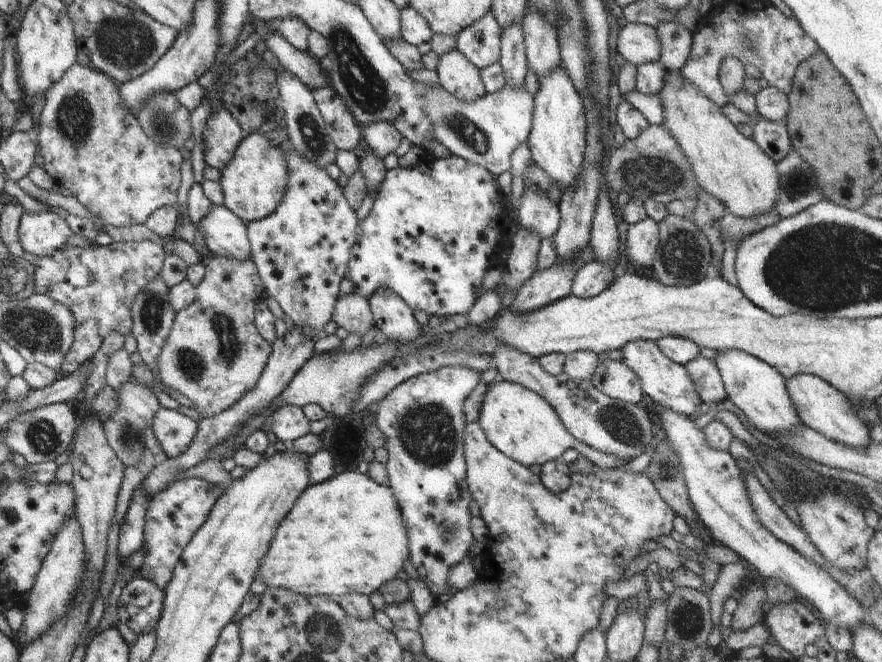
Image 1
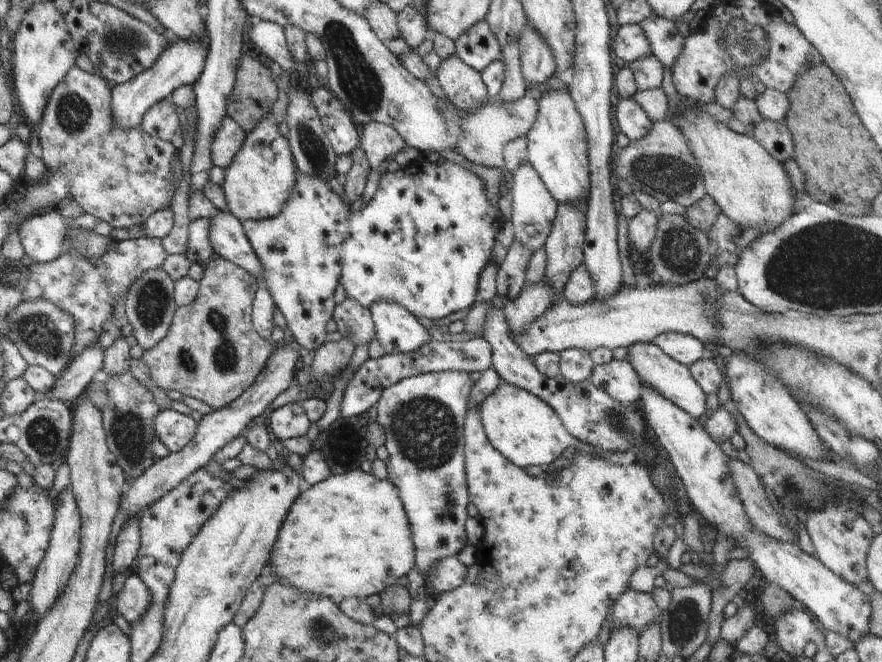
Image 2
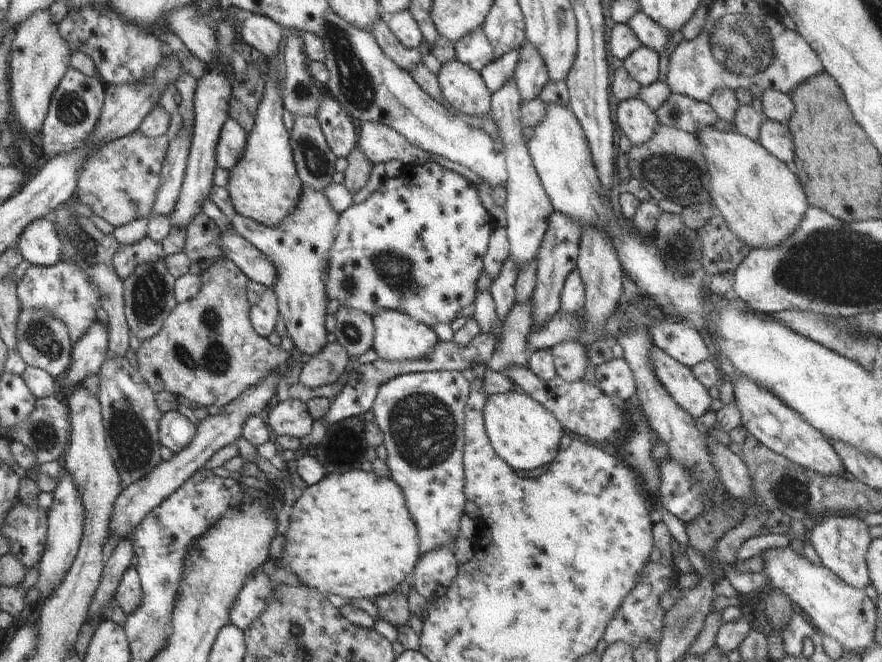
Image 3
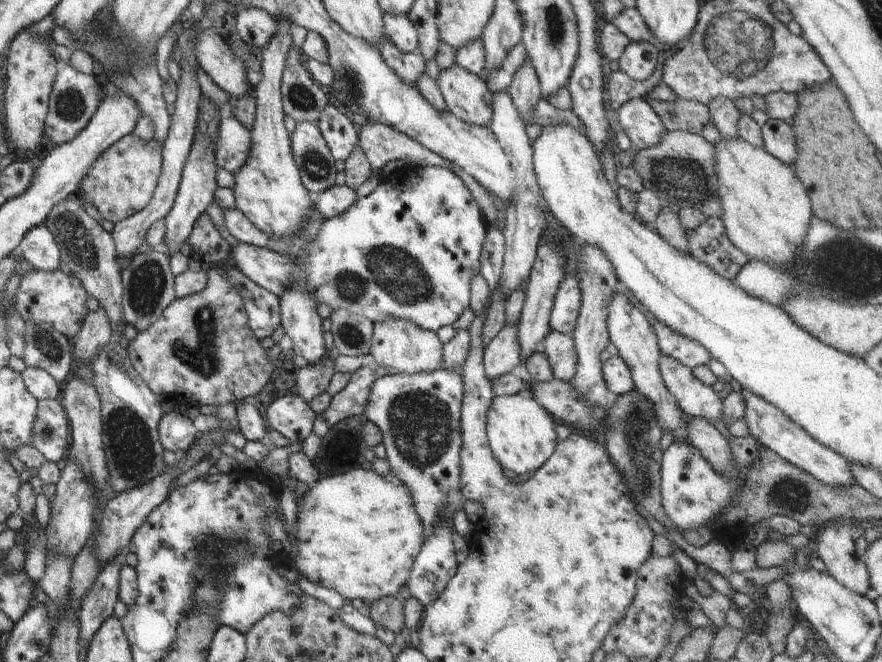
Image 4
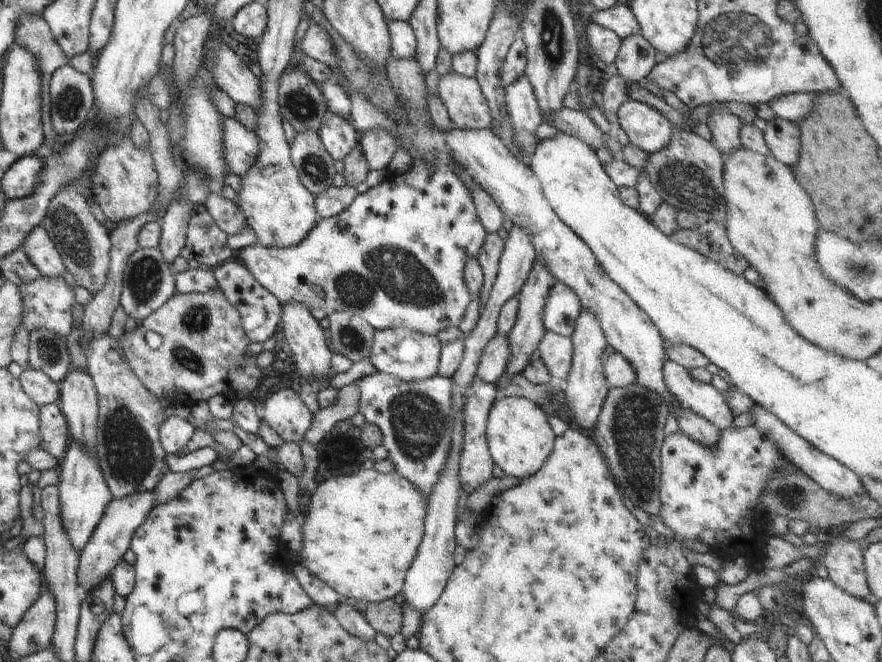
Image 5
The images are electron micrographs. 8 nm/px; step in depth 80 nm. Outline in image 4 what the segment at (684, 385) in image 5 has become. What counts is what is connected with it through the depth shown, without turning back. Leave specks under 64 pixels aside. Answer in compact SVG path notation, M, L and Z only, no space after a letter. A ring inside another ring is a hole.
M660 355L659 371L663 378L663 383L666 388L674 395L676 402L688 418L703 418L708 420L721 420L723 412L723 394L714 392L712 387L705 385L701 380L698 380L692 372L691 368L680 364L674 358L666 355Z

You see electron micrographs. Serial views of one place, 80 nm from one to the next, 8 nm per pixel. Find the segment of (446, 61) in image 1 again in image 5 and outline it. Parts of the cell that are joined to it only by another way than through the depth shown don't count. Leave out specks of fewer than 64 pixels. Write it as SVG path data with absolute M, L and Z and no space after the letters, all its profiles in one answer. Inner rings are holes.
M450 71L439 78L438 94L442 102L447 105L449 117L454 124L461 129L490 129L492 117L486 97L483 95L478 81L472 77L467 77L457 72Z

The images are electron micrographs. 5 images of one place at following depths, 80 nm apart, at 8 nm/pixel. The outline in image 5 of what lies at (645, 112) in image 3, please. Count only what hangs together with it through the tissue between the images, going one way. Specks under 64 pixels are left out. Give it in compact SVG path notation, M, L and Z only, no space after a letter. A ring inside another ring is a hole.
M632 98L620 106L617 117L630 142L648 154L667 147L676 130L661 112Z

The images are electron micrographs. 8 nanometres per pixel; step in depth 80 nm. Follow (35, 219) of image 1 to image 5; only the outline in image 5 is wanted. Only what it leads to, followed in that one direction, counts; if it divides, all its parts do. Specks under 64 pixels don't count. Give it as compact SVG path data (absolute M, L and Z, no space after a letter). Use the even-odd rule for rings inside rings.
M42 226L36 227L25 238L22 250L42 276L68 278L60 253Z

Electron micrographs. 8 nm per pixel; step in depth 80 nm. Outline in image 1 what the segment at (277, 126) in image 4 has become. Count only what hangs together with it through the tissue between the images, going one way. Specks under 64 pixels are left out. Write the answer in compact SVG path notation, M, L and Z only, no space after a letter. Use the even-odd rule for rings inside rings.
M250 133L242 139L230 162L220 171L219 183L224 194L223 204L240 220L247 223L266 218L282 202L289 177L282 147L272 146L265 134Z

